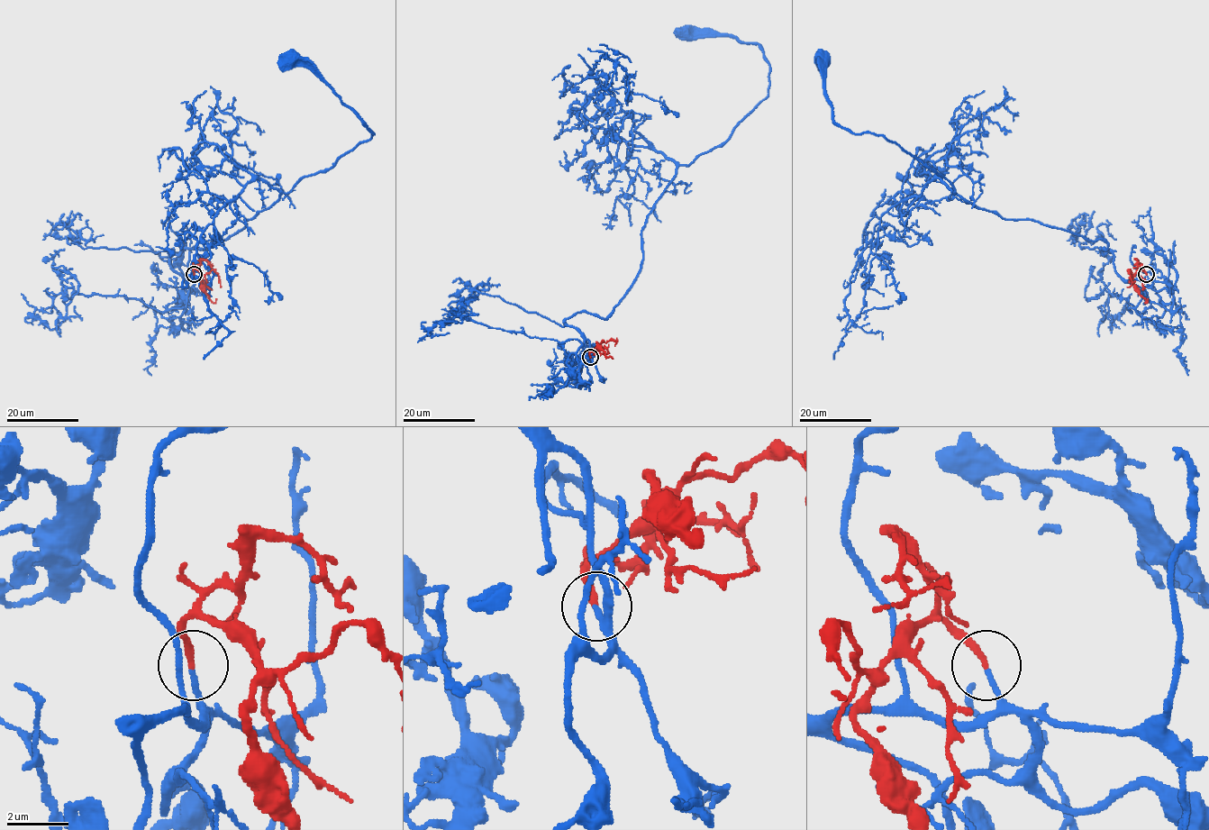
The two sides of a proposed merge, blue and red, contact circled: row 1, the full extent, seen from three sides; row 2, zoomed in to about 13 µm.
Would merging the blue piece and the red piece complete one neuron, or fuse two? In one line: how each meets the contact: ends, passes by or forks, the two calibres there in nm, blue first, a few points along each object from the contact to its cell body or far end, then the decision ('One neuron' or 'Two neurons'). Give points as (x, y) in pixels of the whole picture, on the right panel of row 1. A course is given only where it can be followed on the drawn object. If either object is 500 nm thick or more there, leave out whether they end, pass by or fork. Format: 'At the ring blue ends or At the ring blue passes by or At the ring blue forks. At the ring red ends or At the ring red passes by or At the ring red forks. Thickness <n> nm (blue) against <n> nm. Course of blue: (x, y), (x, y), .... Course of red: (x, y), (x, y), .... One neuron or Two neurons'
At the ring blue ends. At the ring red ends. Thickness 160 nm (blue) against 200 nm. Course of blue: (1147, 275), (1124, 280), (1113, 254), (1102, 253), (1104, 241), (977, 208), (896, 143), (838, 124), (820, 59). Course of red: (1147, 275), (1140, 269), (1131, 282), (1146, 298), (1146, 303), (1148, 298). One neuron

